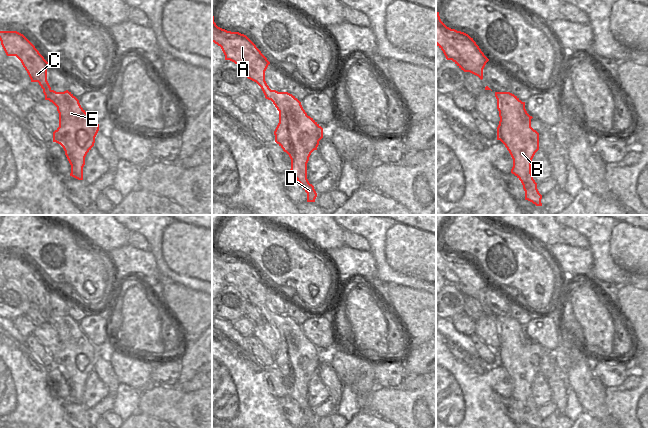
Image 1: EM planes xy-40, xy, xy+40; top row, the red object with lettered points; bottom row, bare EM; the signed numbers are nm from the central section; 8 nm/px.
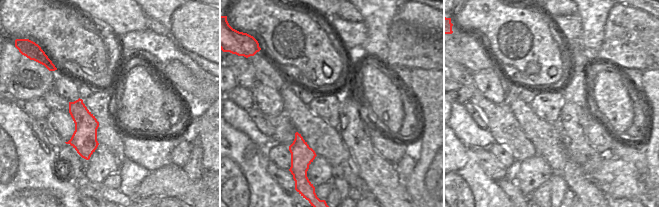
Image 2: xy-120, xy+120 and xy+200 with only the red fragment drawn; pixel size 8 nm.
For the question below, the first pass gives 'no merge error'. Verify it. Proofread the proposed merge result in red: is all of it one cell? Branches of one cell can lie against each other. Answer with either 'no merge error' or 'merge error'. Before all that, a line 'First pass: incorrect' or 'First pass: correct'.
First pass: correct
no merge error

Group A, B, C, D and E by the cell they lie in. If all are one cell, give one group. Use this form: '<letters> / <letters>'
A B C D E

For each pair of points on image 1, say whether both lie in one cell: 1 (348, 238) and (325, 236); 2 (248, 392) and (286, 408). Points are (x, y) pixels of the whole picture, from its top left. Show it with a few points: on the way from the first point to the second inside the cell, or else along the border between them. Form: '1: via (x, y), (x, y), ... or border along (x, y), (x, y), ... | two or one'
1: border along (342, 230), (342, 240), (345, 245) | two
2: border along (276, 398), (280, 412), (285, 417) | two

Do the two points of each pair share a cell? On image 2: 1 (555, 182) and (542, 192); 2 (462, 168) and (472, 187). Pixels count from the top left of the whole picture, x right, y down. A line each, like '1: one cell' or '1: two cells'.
1: two cells
2: one cell

